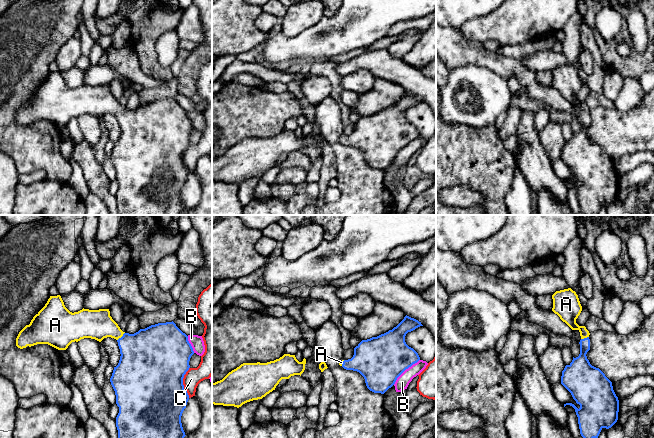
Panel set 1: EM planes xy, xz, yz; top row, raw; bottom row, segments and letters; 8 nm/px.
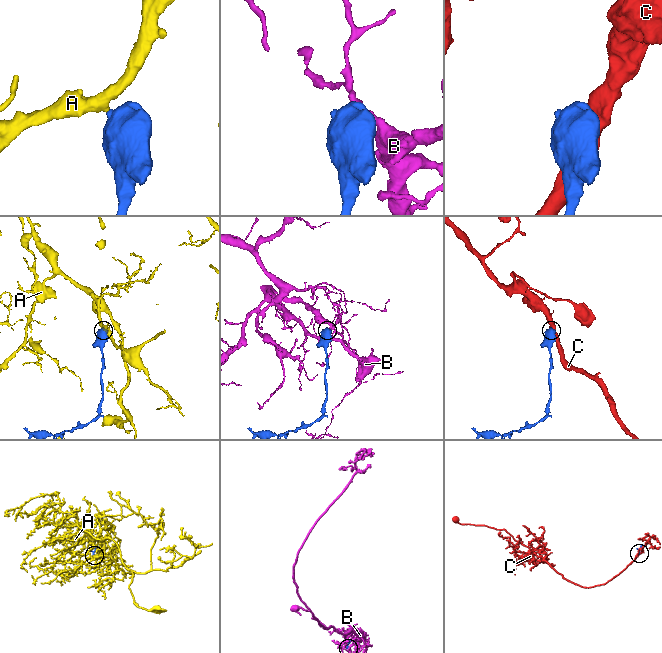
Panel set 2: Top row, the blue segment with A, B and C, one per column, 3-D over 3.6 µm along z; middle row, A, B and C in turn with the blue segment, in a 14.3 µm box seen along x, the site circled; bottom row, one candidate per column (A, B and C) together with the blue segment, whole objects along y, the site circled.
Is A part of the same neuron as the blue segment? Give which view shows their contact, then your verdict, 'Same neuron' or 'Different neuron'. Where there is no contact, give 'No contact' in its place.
Touches blue in xy. Same neuron

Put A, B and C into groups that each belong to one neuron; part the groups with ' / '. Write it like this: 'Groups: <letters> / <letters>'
Groups: A / B / C

